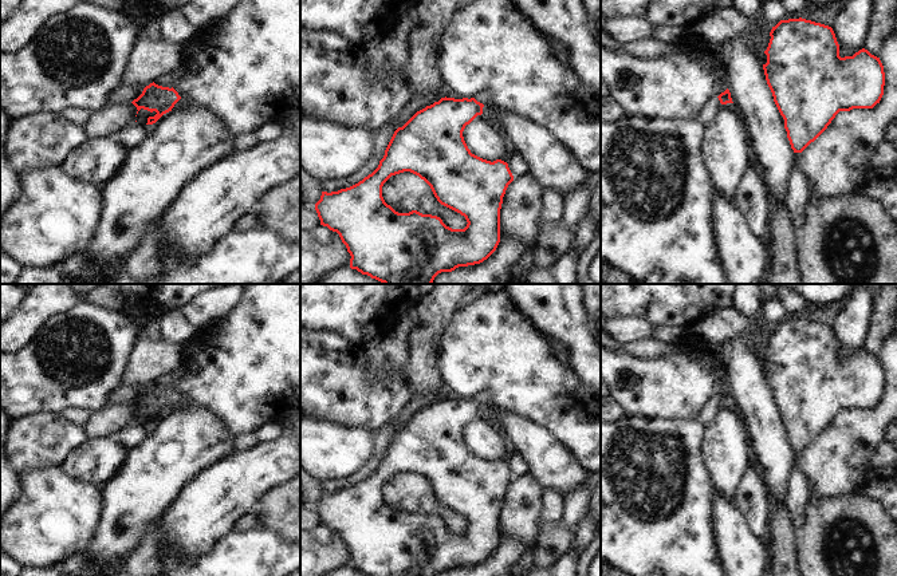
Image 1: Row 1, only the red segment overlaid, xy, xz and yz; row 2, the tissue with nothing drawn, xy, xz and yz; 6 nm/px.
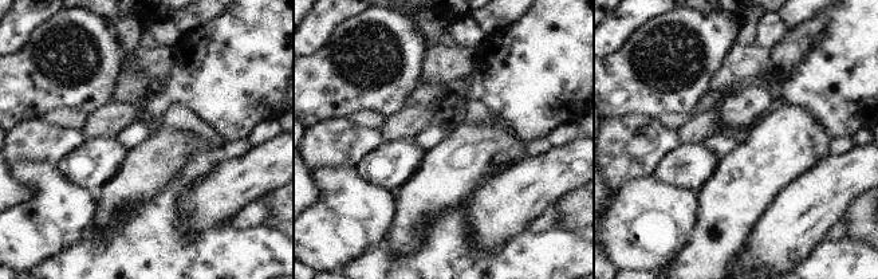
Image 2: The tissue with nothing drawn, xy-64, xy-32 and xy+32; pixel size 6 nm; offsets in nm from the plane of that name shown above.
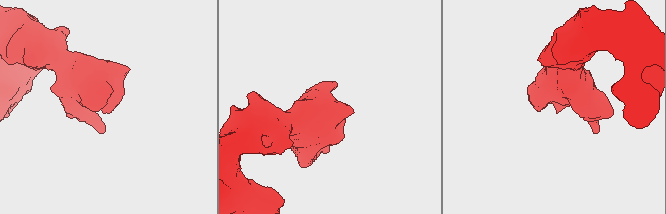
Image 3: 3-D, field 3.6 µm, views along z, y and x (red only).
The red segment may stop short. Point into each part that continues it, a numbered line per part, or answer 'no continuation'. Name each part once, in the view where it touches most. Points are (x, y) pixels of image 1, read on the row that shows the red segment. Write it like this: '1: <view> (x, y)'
1: xy (183, 103)

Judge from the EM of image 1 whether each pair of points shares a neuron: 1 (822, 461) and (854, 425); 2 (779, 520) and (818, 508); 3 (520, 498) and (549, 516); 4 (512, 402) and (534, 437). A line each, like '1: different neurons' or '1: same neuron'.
1: same neuron
2: different neurons
3: different neurons
4: different neurons

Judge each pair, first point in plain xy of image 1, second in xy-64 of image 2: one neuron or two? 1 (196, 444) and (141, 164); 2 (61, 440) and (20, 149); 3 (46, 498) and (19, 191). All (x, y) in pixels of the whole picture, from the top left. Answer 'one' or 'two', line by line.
1: one
2: one
3: two

